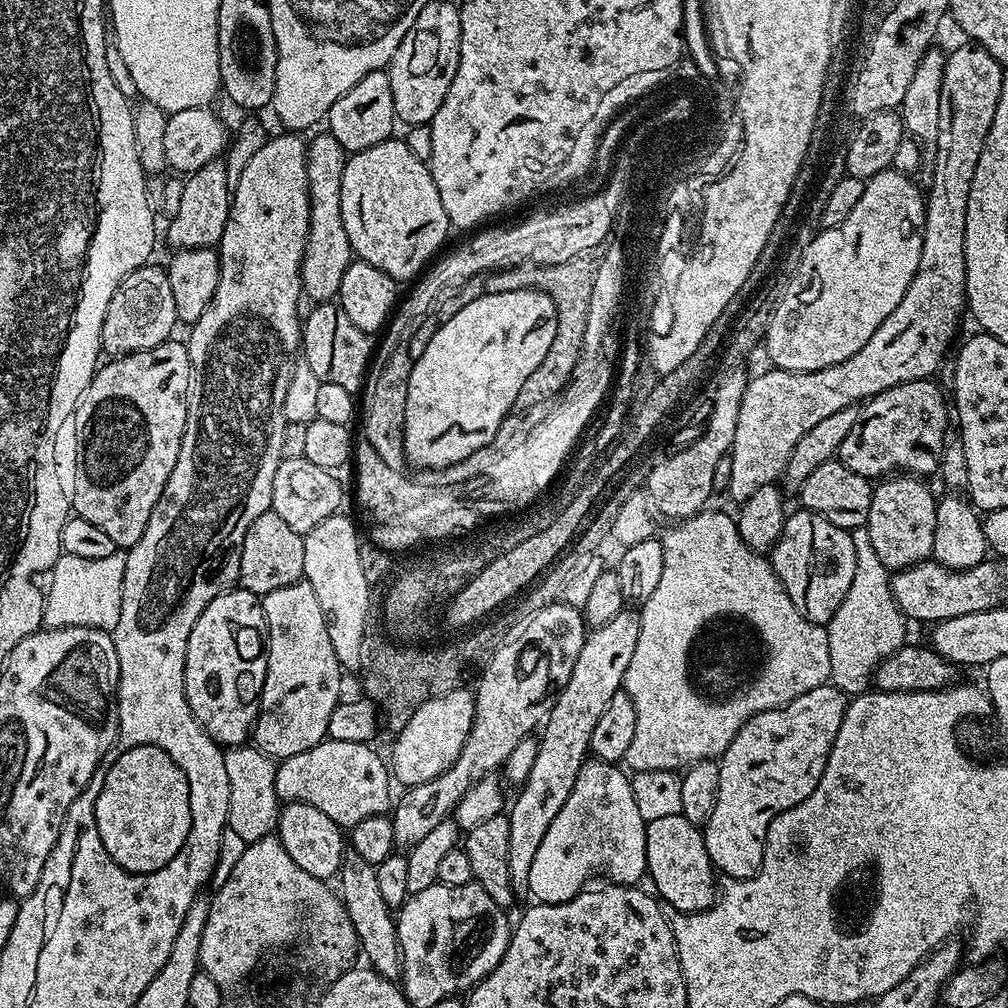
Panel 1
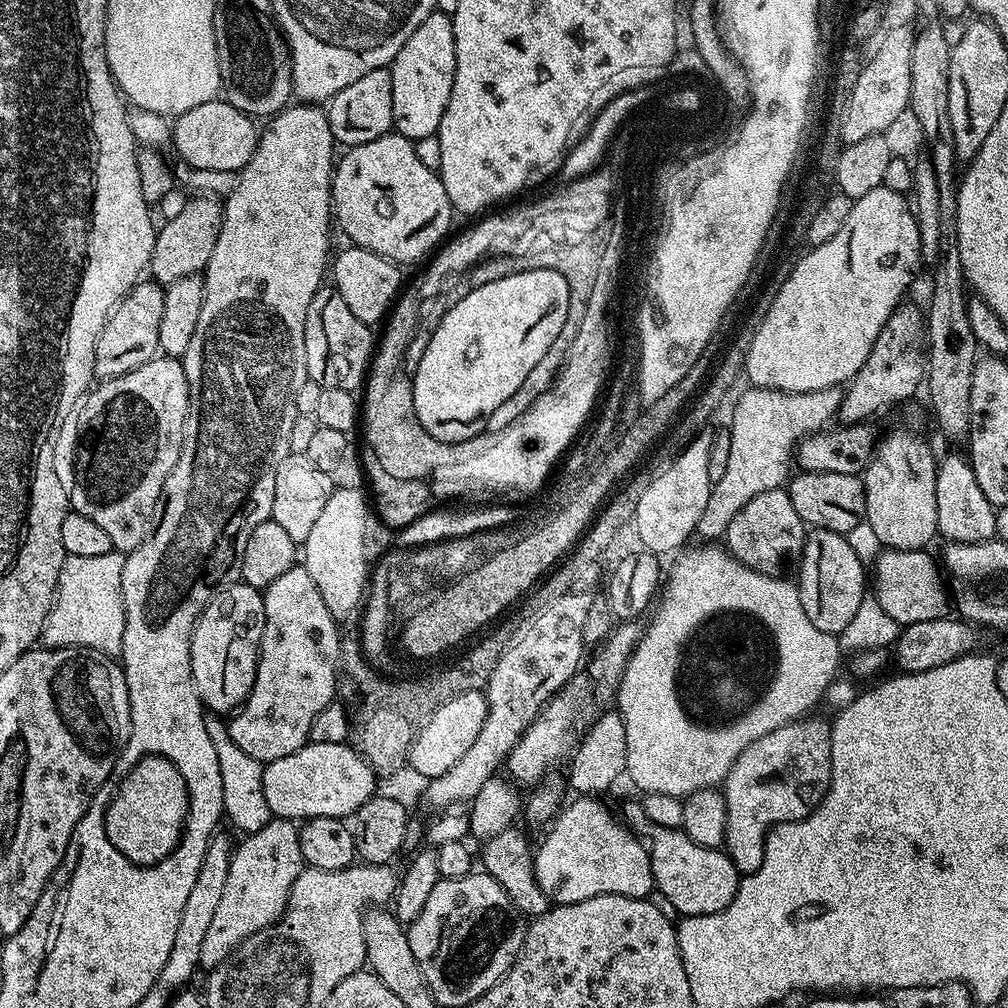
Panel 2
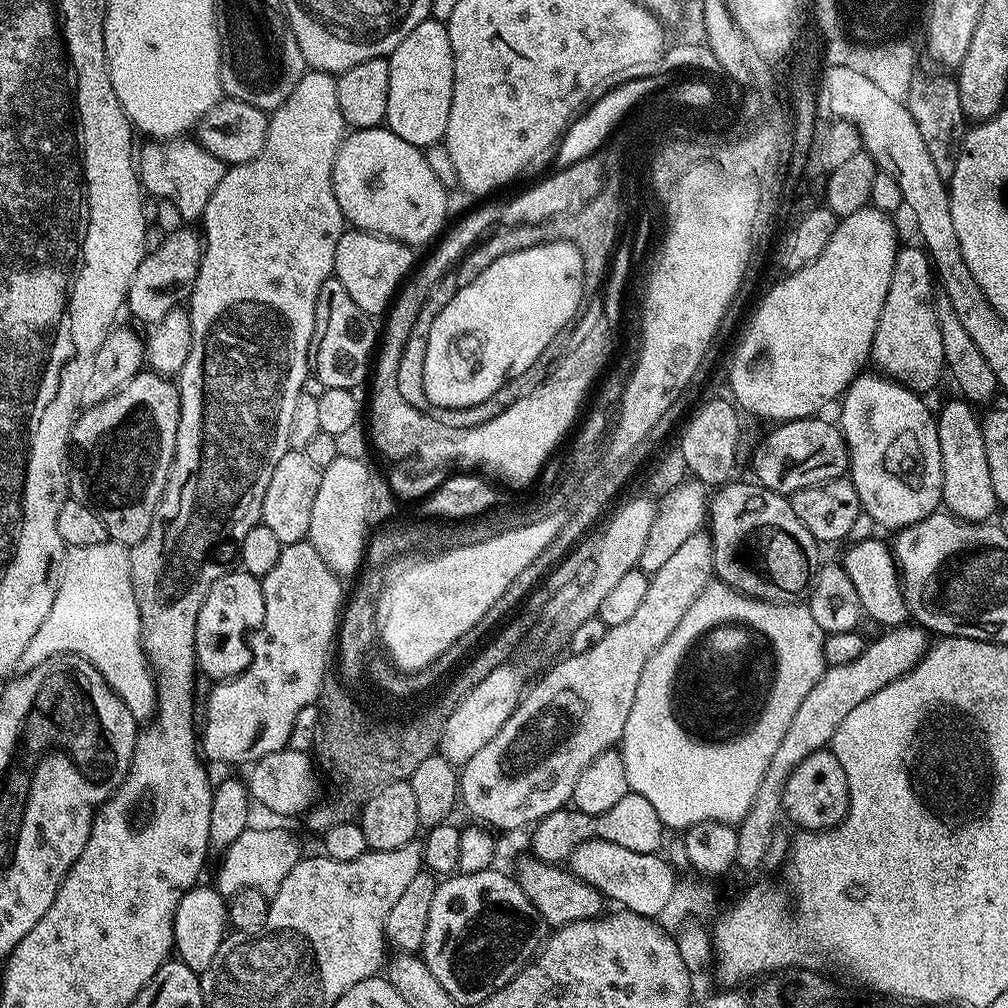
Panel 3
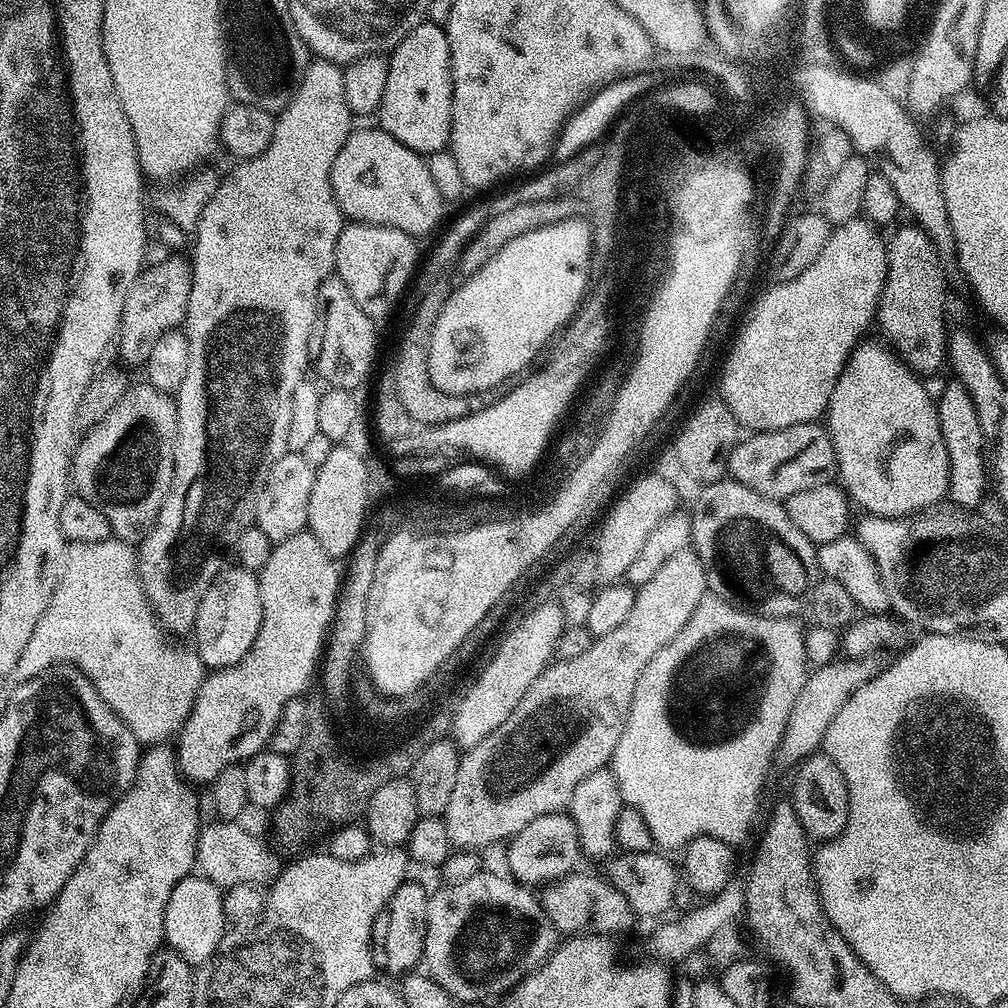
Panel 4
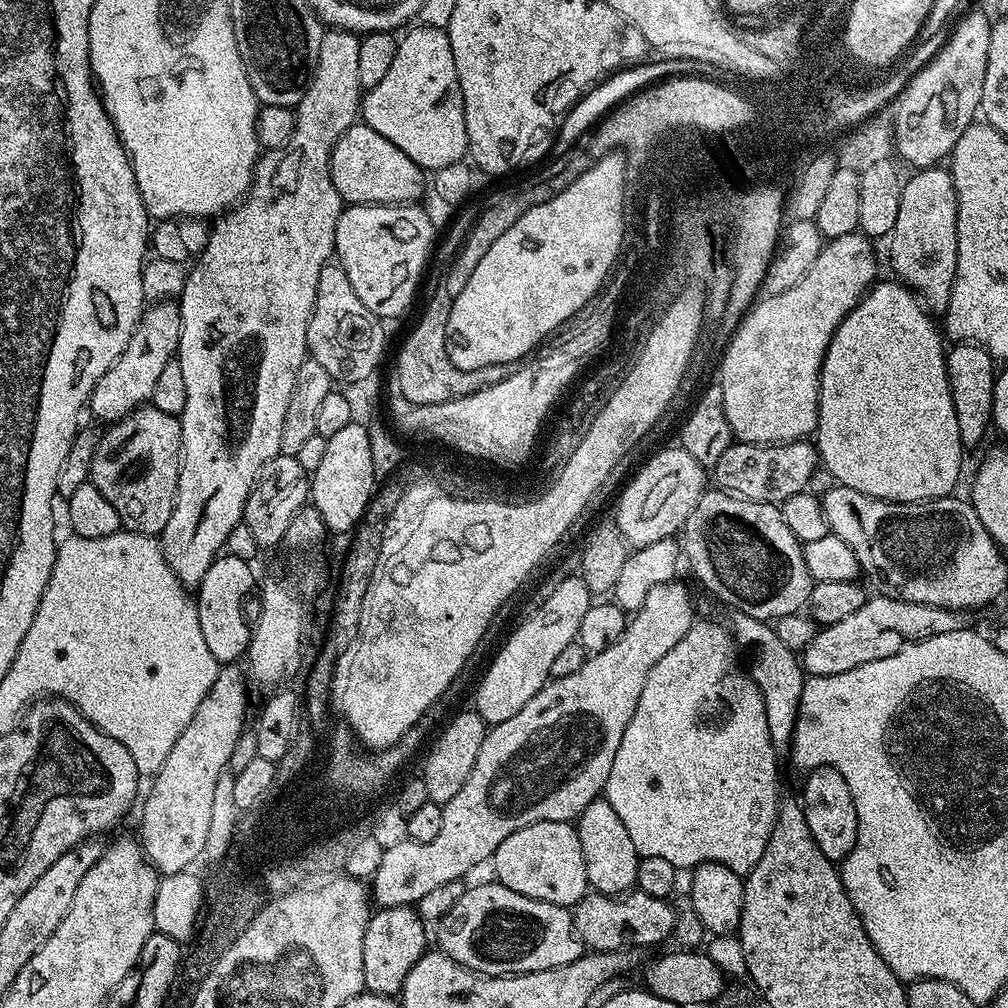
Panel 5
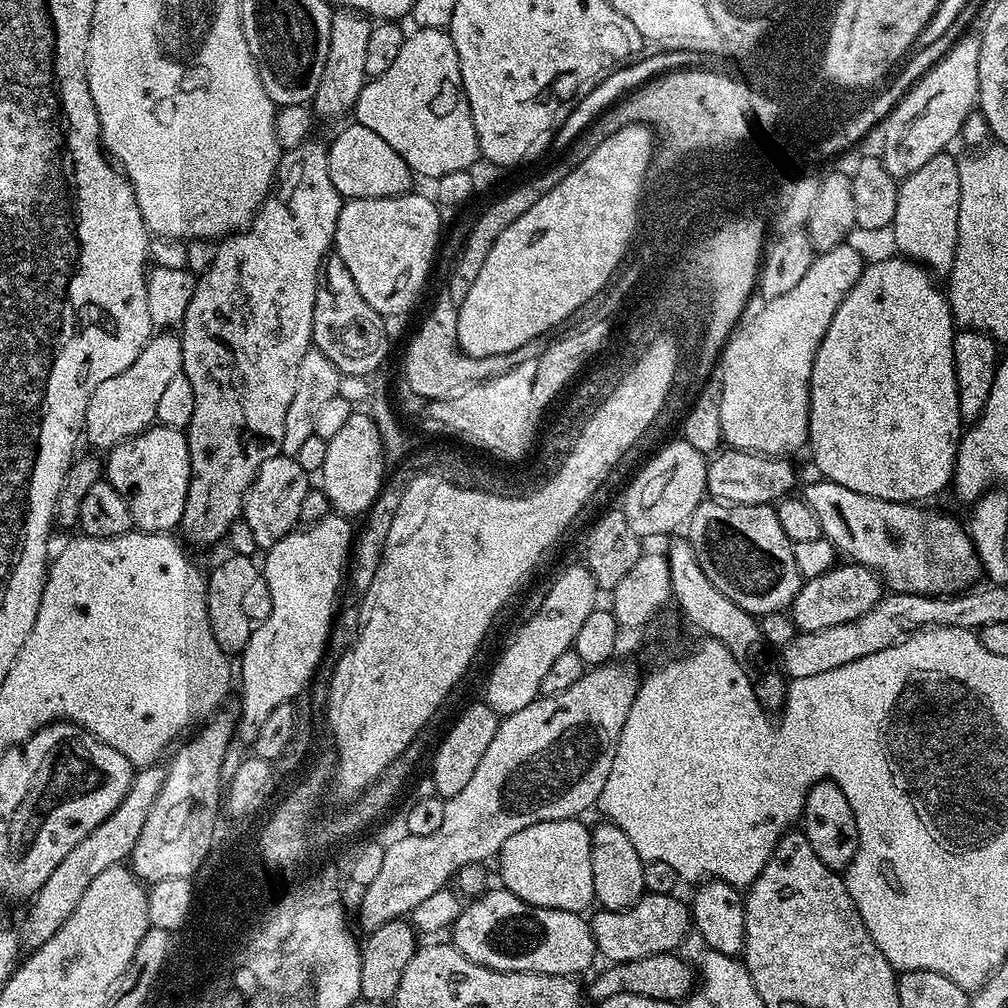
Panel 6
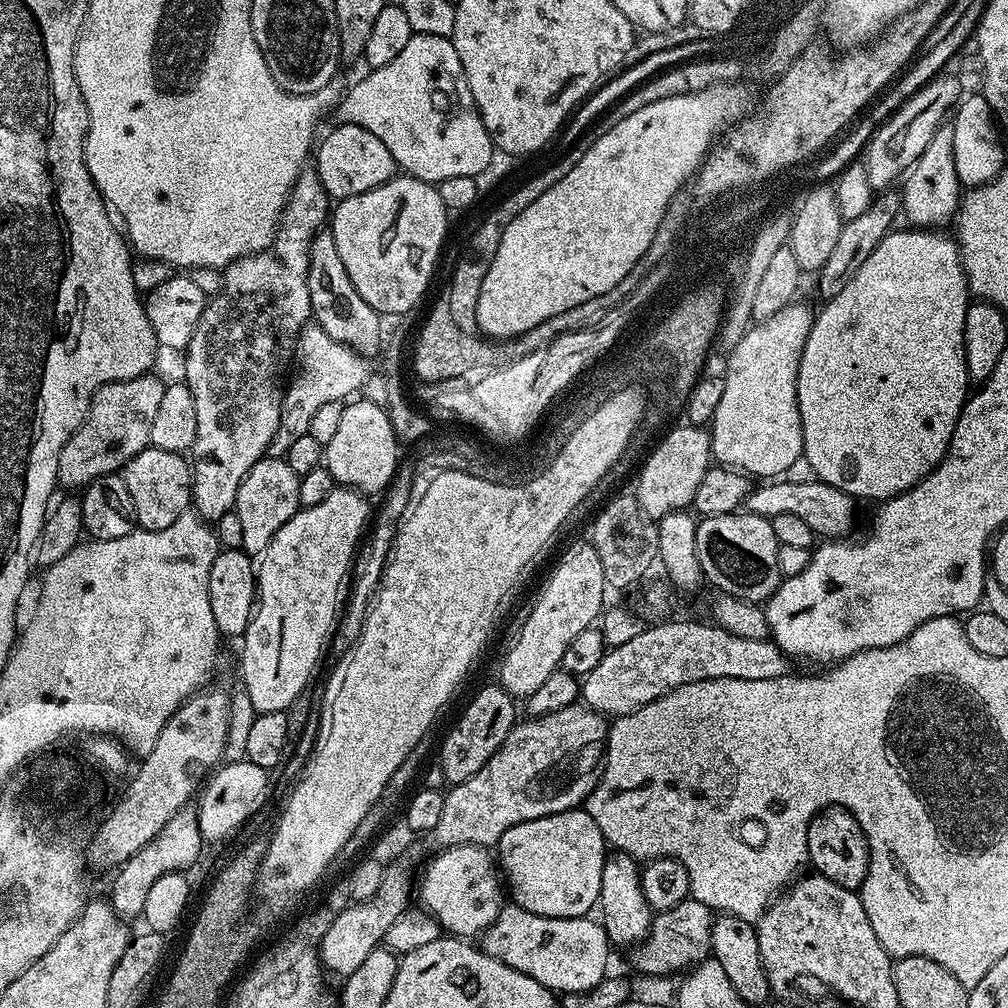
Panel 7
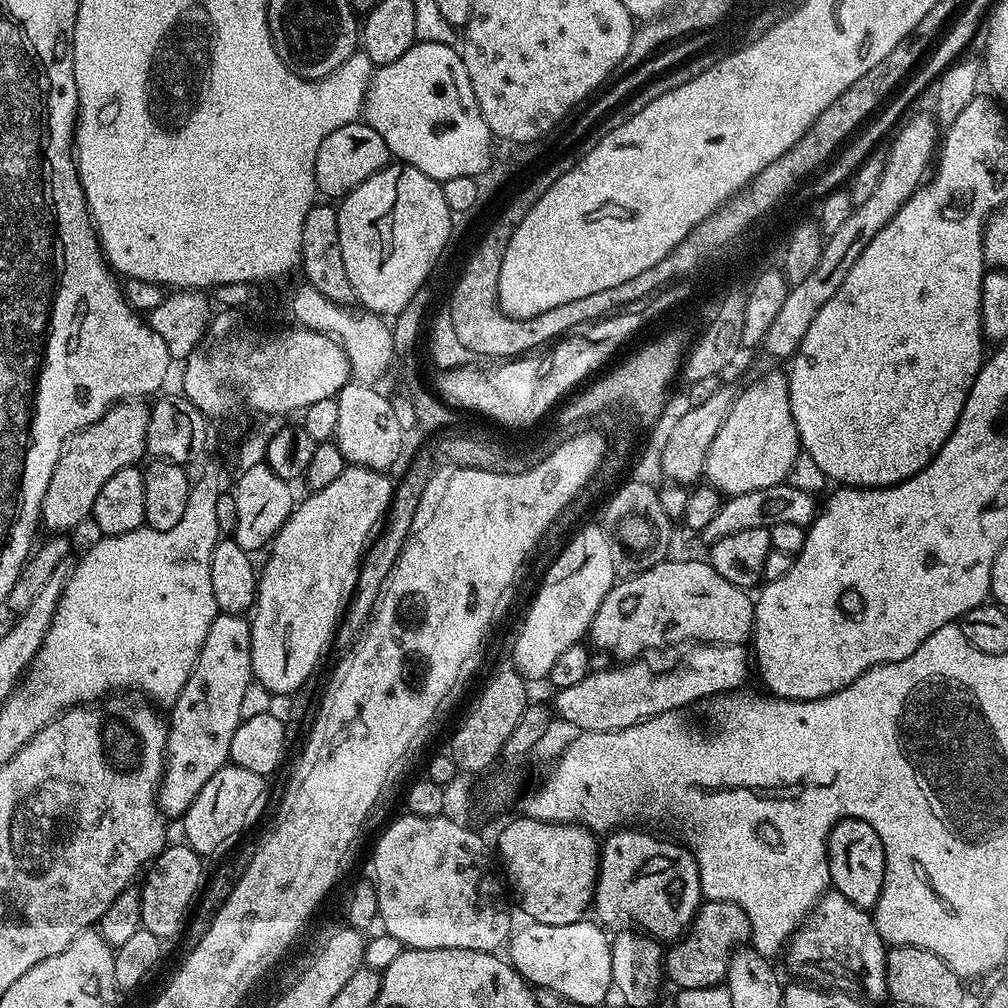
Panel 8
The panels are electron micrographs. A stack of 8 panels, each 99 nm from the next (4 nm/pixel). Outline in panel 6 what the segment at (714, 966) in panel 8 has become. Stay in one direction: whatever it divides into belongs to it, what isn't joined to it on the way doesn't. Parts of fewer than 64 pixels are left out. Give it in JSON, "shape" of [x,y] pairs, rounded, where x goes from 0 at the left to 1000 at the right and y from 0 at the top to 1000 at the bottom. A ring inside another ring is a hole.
{"shape":[[[671,887],[666,888],[646,888],[636,889],[631,896],[629,903],[620,903],[618,905],[592,904],[591,910],[586,910],[587,929],[591,932],[591,939],[596,949],[600,948],[600,953],[616,956],[617,954],[629,954],[630,952],[646,953],[648,950],[654,950],[659,945],[670,945],[674,937],[686,926],[688,921],[687,907],[682,896],[674,893]]]}

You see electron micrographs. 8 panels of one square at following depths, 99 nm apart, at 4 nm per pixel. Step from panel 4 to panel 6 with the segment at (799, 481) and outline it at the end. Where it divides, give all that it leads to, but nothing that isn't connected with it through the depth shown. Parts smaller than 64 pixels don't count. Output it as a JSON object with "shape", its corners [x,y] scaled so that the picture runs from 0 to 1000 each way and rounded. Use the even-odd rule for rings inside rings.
{"shape":[[[718,446],[702,456],[700,470],[701,491],[707,497],[721,501],[763,500],[772,498],[783,491],[786,483],[791,483],[790,465],[785,455],[761,454],[747,448]]]}

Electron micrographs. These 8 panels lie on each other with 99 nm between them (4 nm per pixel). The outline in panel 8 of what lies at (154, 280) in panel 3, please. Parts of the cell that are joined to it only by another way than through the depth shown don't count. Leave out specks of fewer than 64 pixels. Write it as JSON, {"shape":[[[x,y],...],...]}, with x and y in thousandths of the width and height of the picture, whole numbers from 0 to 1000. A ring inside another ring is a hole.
{"shape":[[[142,396],[120,397],[118,401],[111,402],[104,413],[97,415],[97,419],[86,421],[63,439],[40,503],[40,516],[43,523],[45,520],[49,524],[49,529],[70,529],[70,524],[77,523],[82,516],[90,513],[93,498],[106,476],[117,470],[117,466],[138,461],[138,456],[144,455],[148,423],[149,405]]]}

